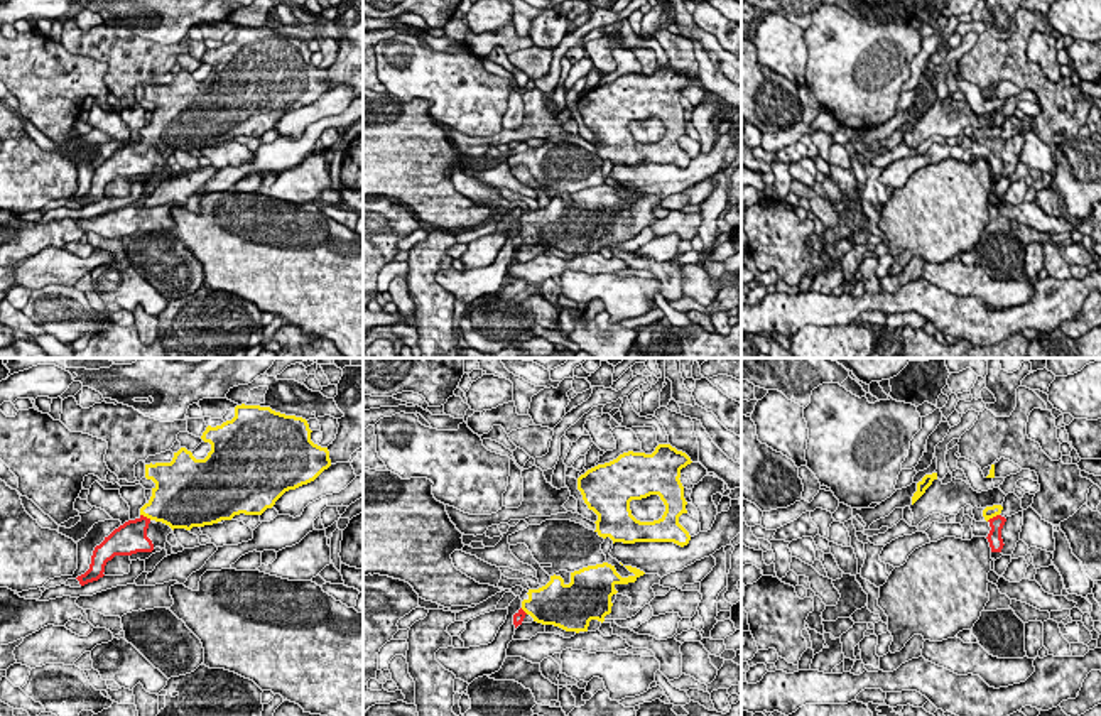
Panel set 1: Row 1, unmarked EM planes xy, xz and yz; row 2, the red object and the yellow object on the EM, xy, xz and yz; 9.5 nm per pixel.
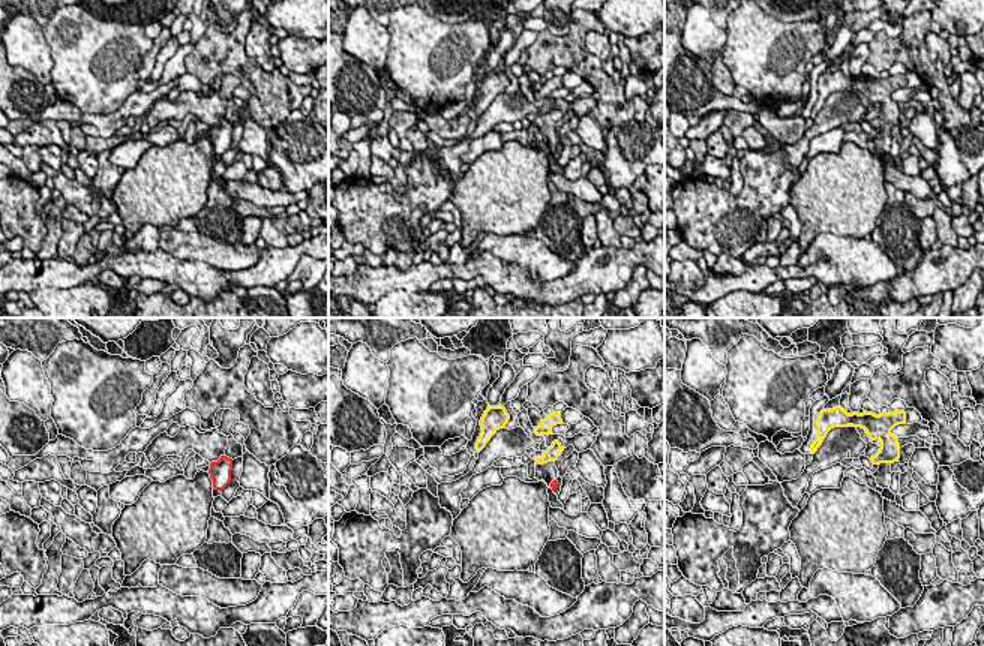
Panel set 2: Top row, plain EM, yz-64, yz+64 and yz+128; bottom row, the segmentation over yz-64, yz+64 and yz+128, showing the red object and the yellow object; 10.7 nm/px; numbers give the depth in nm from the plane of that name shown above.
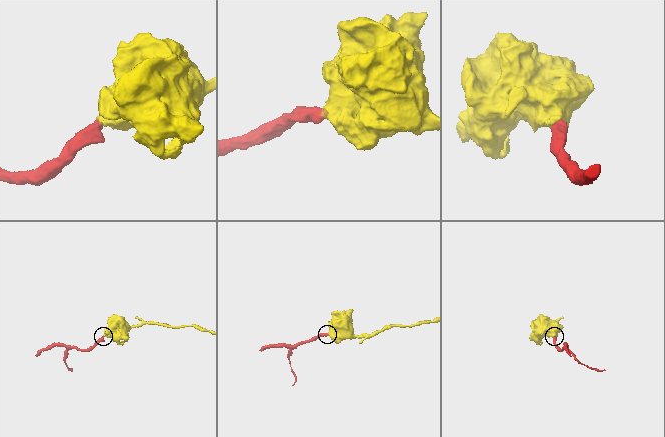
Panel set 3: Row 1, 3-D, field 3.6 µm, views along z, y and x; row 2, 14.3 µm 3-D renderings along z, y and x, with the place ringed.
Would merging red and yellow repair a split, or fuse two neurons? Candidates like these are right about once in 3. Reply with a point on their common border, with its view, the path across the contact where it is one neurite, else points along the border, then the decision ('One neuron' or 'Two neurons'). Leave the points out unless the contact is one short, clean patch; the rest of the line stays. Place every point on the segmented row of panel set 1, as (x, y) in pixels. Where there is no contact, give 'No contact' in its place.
Touches red at yz (993, 517). Path across: yz (997, 522), (993, 517), (988, 512). One neuron

